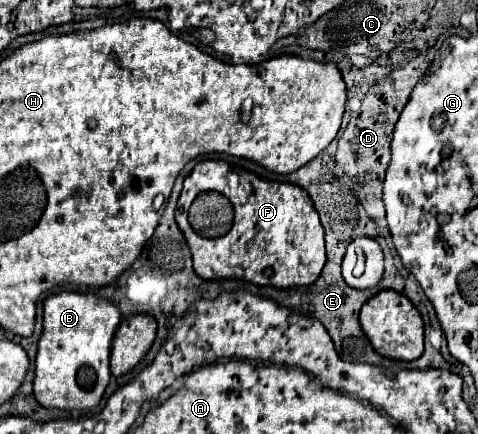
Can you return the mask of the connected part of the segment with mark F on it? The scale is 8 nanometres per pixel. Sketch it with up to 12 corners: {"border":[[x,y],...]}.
{"border":[[199,162],[179,196],[235,208],[223,238],[181,230],[205,280],[307,286],[325,264],[309,194]]}

